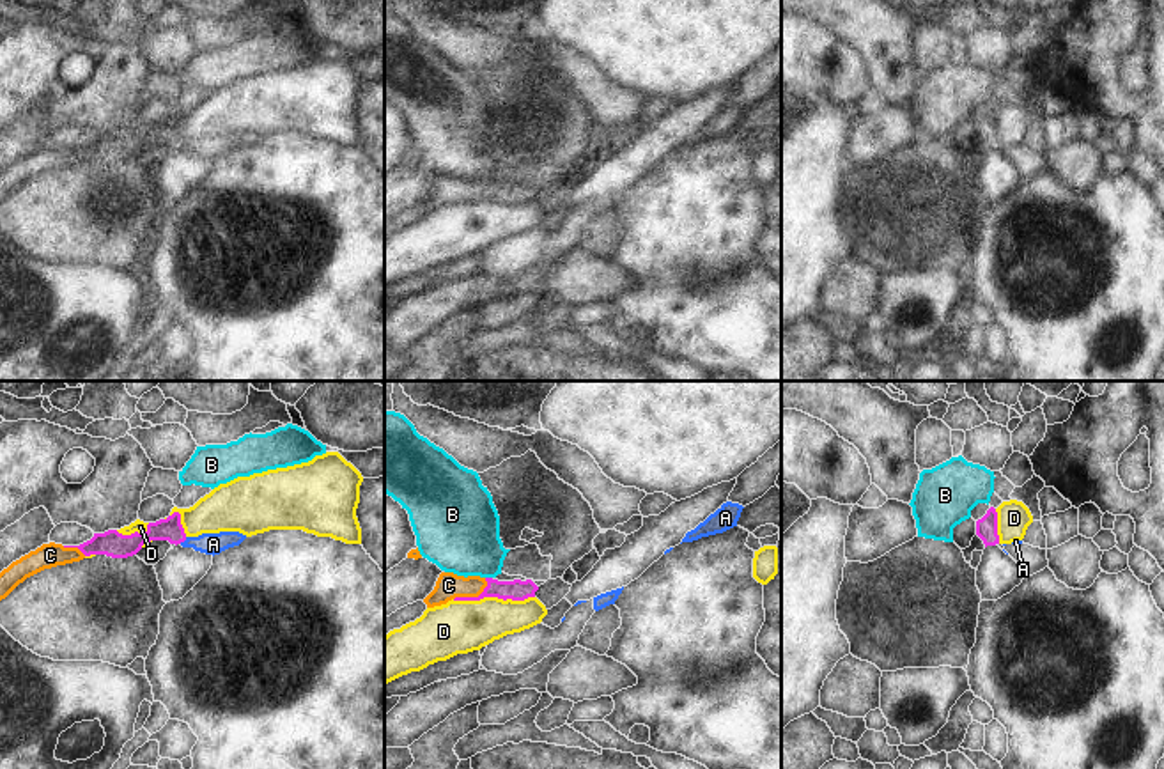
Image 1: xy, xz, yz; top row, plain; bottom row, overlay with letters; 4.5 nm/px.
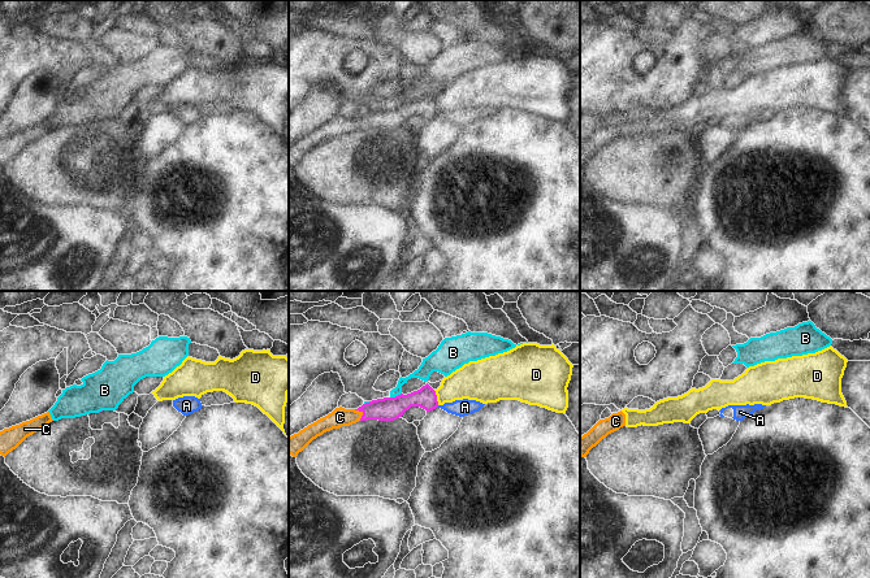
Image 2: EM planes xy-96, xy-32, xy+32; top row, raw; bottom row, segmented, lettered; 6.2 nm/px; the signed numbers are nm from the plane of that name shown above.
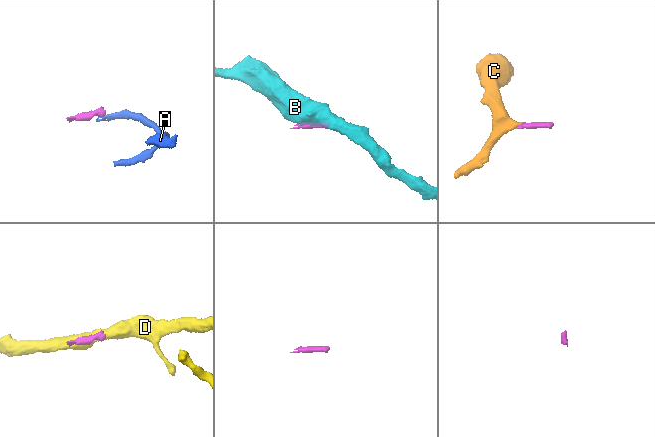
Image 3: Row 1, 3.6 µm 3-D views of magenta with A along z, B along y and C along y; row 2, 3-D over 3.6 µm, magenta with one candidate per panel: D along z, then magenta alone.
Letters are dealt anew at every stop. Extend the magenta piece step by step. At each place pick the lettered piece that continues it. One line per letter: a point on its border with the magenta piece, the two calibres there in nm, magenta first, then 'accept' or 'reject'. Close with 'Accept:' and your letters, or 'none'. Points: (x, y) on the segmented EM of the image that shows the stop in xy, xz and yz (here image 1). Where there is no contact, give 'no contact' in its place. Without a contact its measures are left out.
A: xy (183, 541) | 110/100 nm | reject
B: xz (489, 578) | 100/360 nm | reject
C: xz (473, 598) | 100/120 nm | accept
D: xz (493, 596) | 100/240 nm | reject
Accept: C

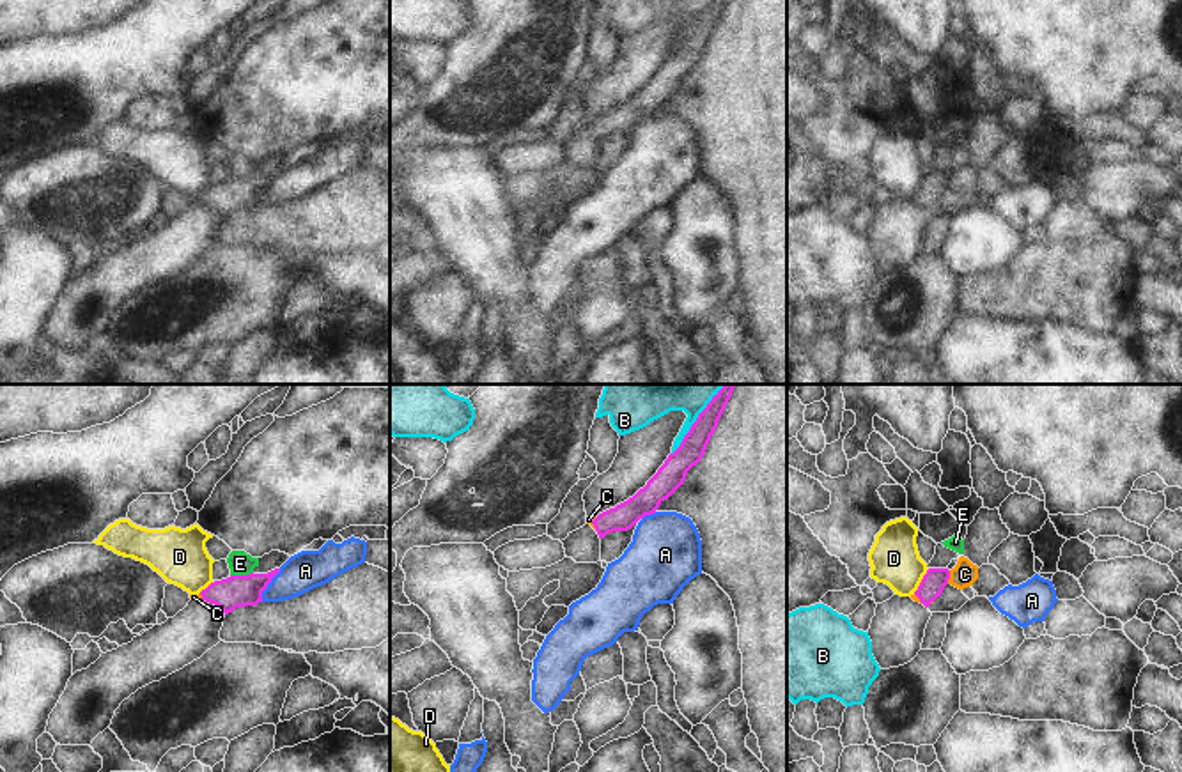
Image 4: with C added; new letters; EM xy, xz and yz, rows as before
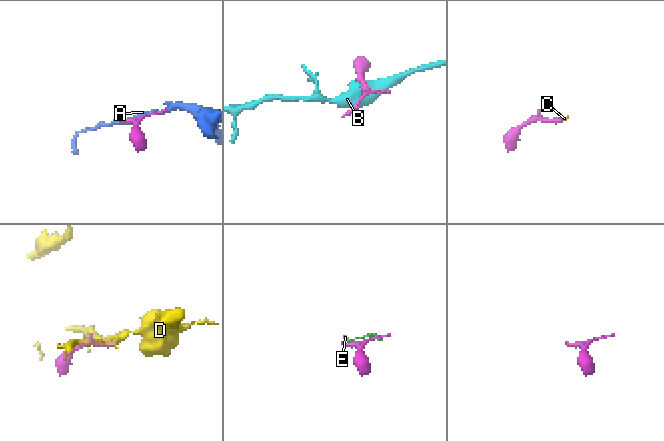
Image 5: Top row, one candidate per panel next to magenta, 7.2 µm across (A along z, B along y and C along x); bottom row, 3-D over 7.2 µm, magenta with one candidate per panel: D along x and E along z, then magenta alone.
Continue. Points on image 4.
A: xy (268, 583) | 140/180 nm | reject
B: xz (697, 420) | 120/280 nm | reject
C: yz (948, 578) | 110/110 nm | accept
D: yz (922, 581) | 110/220 nm | reject
E: xy (241, 576) | 140/110 nm | reject
Accept: C

